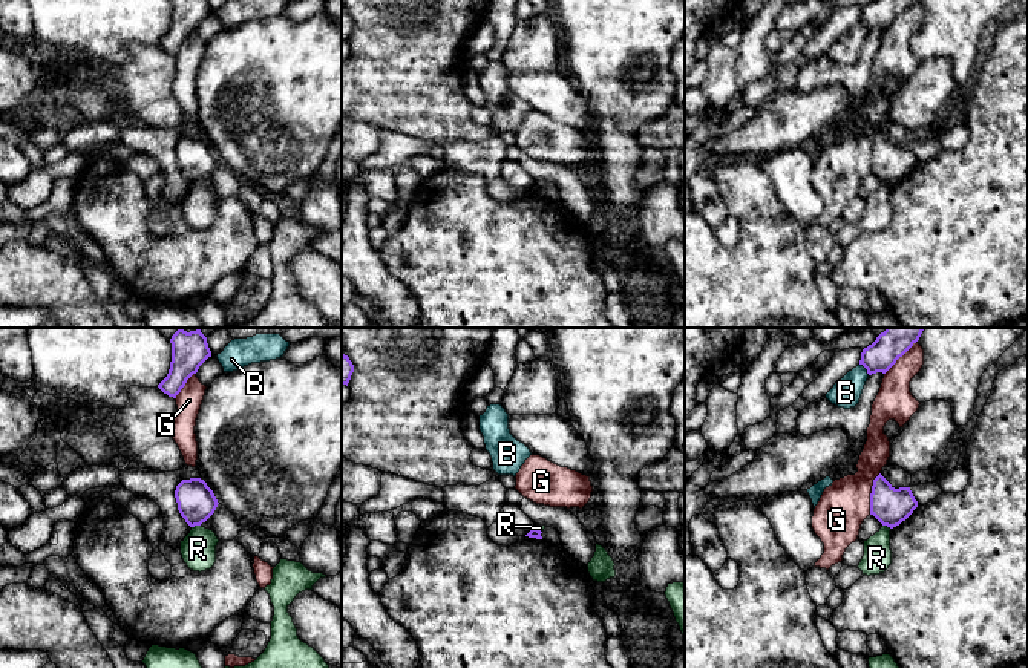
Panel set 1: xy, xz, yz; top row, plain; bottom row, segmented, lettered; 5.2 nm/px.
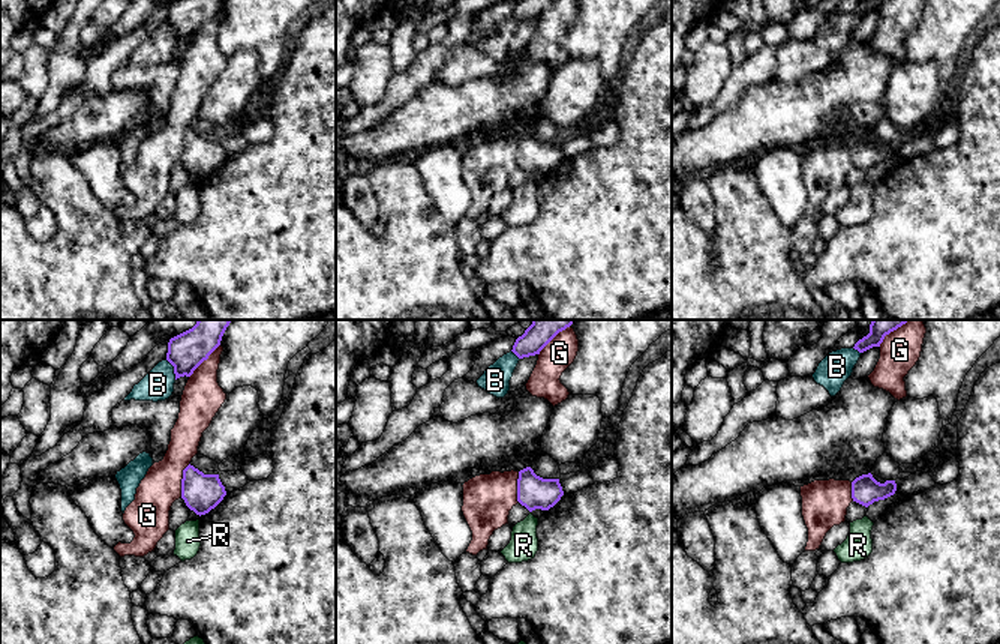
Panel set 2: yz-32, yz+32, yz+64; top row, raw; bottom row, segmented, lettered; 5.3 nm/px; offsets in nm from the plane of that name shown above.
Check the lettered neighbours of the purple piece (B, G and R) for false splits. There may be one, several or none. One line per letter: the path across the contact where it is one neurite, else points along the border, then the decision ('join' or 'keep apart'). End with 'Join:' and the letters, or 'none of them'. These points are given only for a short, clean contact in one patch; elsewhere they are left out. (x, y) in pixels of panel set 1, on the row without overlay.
B: border along yz (860, 20), (869, 31); keep apart
G: keep apart
R: border along xy (199, 181), (192, 184); keep apart
Join: none of them

